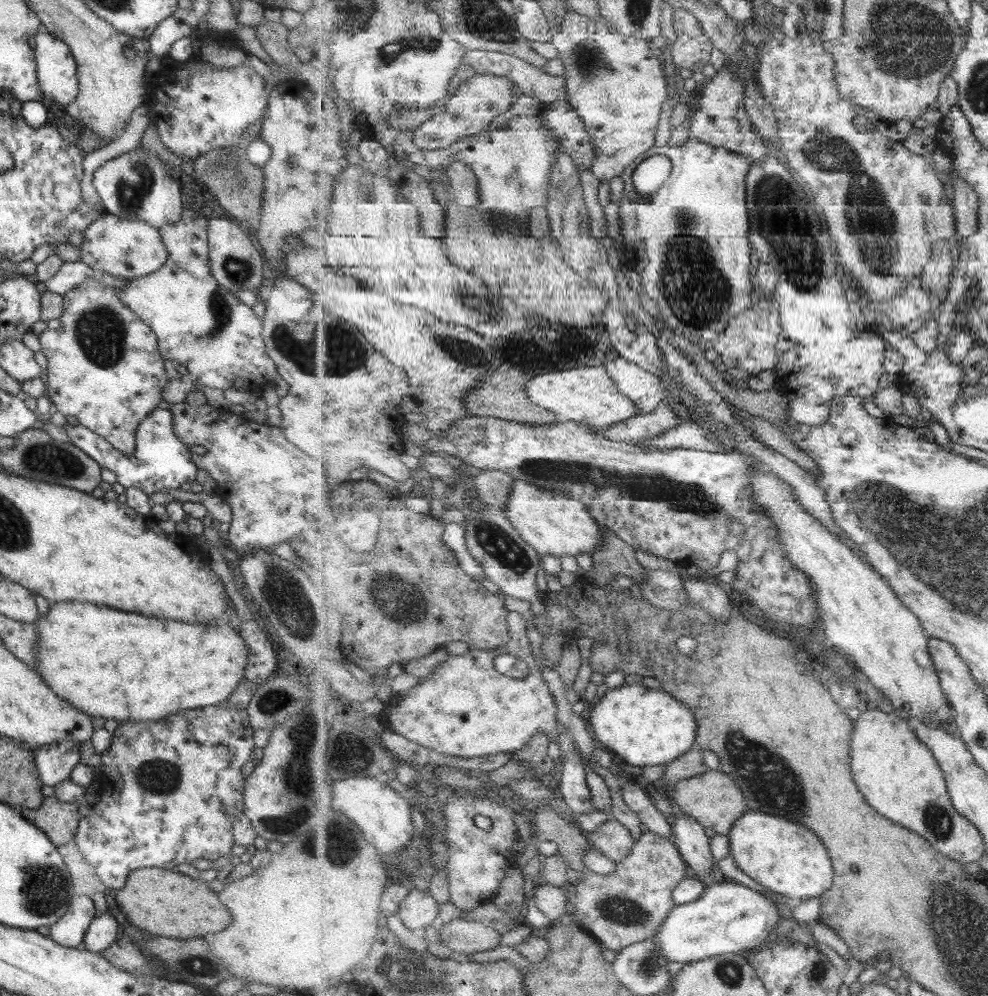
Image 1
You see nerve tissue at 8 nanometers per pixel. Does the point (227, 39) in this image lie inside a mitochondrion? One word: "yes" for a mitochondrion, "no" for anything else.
no

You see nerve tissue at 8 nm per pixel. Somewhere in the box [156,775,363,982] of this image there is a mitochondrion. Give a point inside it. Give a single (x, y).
(344, 841)

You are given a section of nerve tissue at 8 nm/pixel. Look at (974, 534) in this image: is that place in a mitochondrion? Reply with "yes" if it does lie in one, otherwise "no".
yes

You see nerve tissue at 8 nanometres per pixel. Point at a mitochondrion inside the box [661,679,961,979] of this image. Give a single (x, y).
(767, 777)

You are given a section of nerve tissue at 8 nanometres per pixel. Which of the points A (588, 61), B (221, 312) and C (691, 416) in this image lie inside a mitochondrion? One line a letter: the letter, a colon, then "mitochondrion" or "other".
A: mitochondrion
B: mitochondrion
C: other

